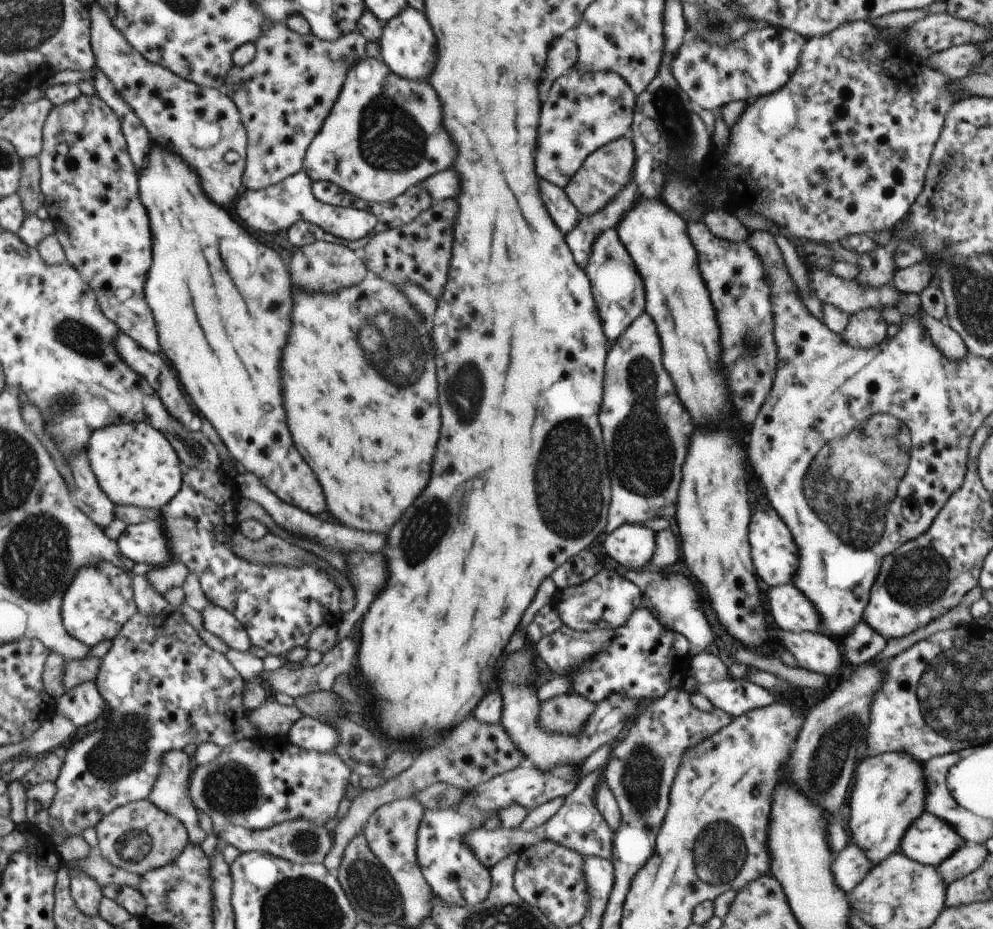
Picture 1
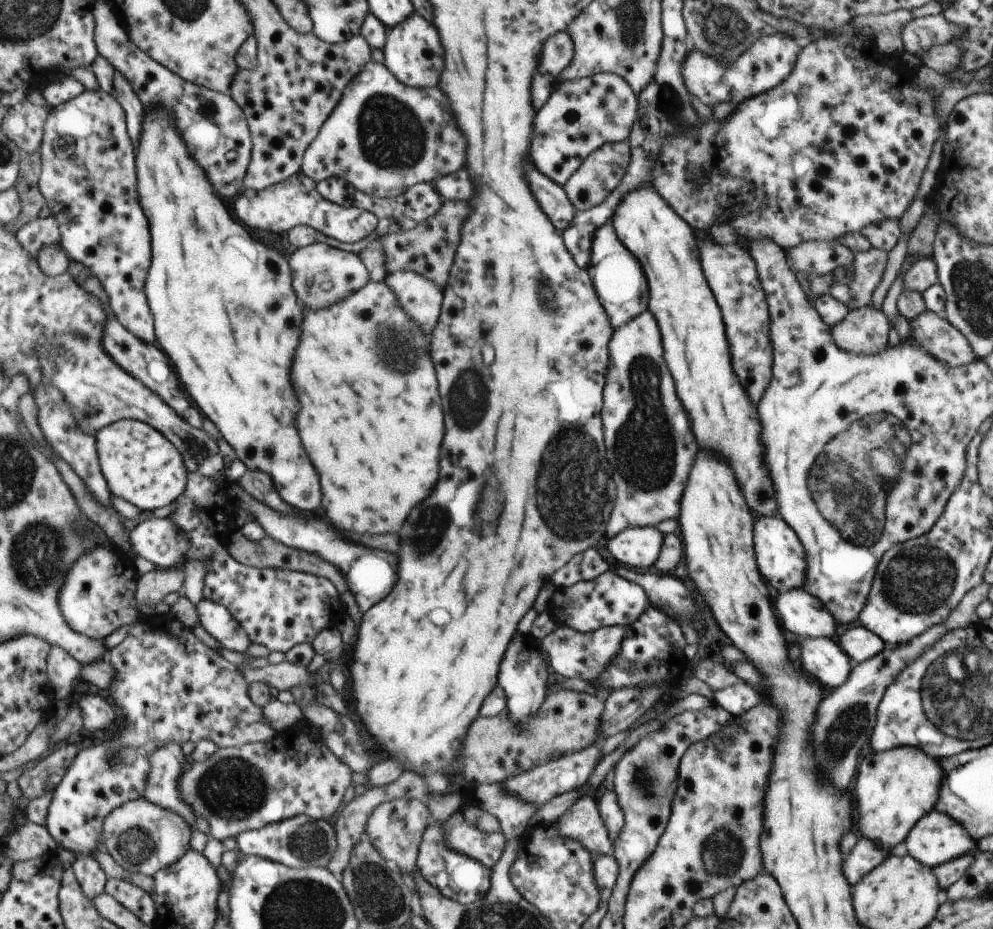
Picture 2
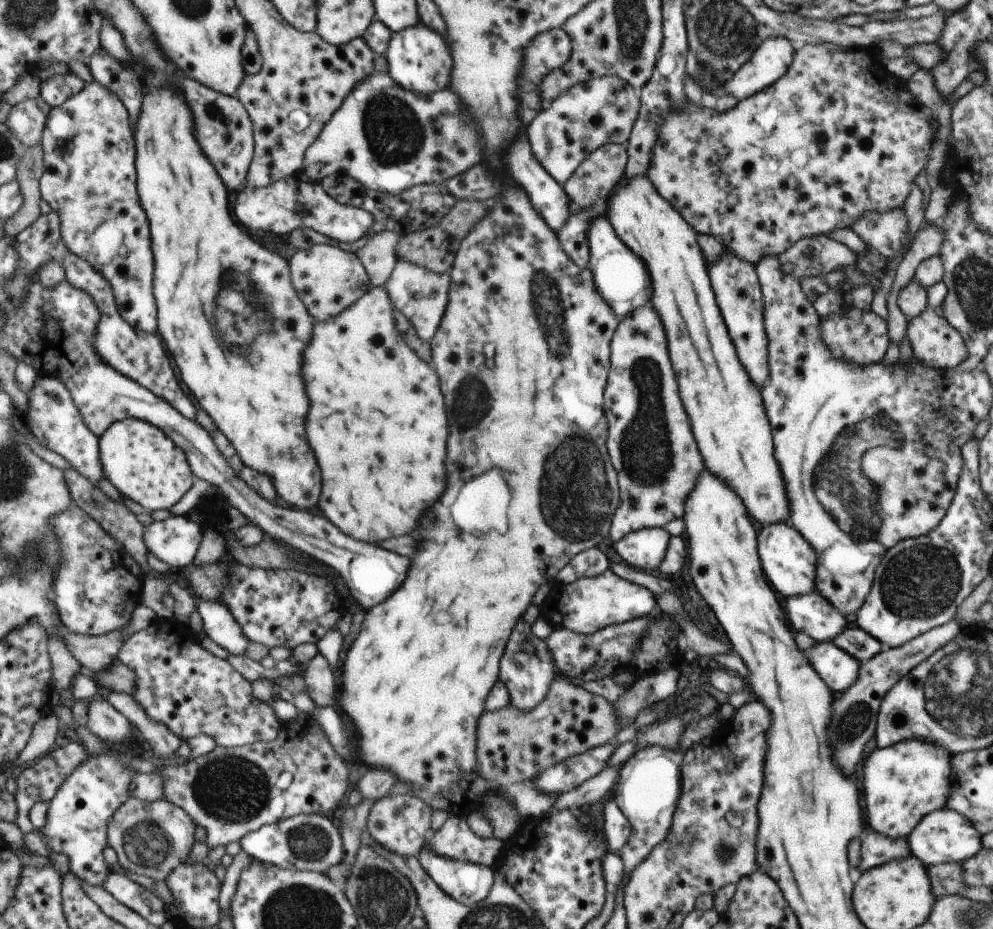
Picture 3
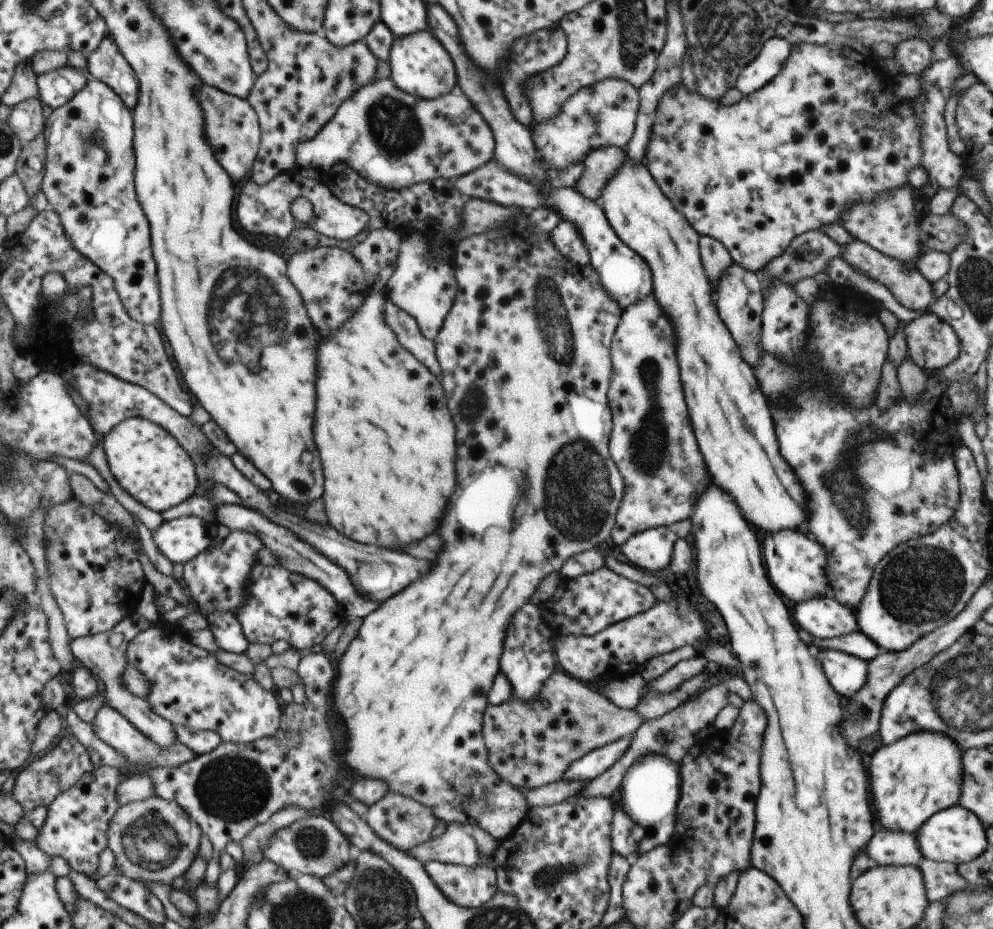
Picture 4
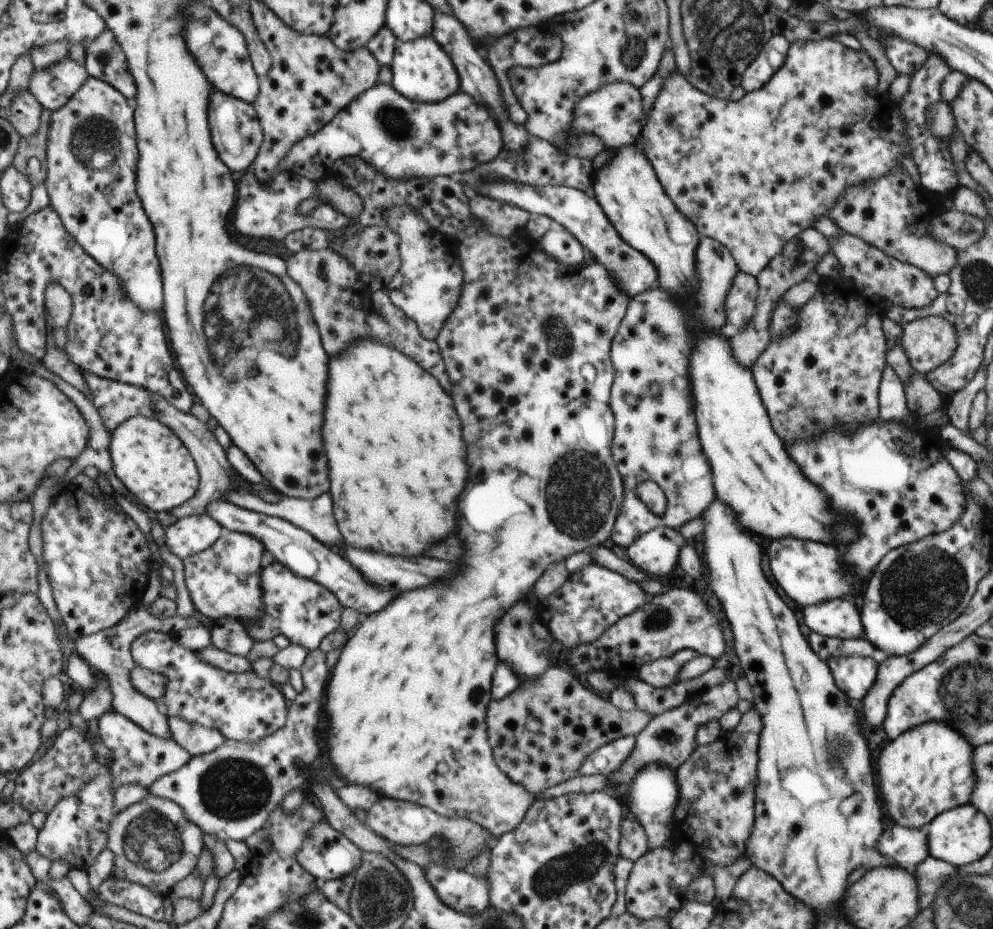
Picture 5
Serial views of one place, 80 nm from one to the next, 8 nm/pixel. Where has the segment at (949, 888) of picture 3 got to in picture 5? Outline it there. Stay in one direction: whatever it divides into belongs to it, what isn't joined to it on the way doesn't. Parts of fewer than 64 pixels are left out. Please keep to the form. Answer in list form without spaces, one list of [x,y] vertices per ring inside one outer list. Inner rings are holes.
[[[929,855],[920,862],[913,871],[913,876],[919,886],[919,910],[929,908],[933,902],[936,890],[948,881],[955,872],[955,867],[945,861]]]

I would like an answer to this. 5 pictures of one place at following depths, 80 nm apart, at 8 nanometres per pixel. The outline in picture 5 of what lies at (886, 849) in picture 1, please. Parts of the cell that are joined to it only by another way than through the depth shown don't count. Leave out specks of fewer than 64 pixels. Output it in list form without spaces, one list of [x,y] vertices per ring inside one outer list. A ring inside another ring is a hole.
[[[929,721],[906,730],[894,738],[879,754],[877,778],[884,809],[895,825],[924,828],[938,814],[969,804],[975,786],[971,765],[974,746],[969,739],[945,721]]]

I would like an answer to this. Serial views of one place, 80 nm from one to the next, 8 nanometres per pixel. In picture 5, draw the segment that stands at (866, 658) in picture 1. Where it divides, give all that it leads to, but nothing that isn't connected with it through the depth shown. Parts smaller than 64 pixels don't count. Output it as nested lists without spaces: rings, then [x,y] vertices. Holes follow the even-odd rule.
[[[810,631],[807,638],[811,638],[811,646],[815,646],[815,654],[826,661],[828,657],[877,657],[877,651],[869,640],[861,638],[842,639],[824,637]]]

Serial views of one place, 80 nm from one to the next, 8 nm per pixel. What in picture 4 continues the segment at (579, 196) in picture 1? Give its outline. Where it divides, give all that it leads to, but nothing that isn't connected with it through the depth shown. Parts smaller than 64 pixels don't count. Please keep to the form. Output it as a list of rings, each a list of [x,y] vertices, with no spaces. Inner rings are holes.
[[[604,147],[590,150],[583,158],[584,172],[576,182],[575,189],[585,198],[597,200],[600,190],[614,175],[614,170],[626,158],[625,150],[618,147]]]

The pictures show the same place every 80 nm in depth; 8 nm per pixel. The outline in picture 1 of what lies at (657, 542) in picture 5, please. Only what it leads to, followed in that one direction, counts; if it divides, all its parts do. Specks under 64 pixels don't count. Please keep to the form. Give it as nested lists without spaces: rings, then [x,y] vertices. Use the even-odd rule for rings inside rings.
[[[622,525],[603,540],[604,555],[622,570],[641,570],[654,555],[654,539],[655,533],[643,525]]]

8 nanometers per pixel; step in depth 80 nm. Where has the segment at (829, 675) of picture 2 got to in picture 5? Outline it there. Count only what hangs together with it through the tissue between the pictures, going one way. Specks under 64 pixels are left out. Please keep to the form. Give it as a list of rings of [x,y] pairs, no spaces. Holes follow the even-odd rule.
[[[828,657],[825,661],[830,667],[838,689],[850,695],[851,700],[860,702],[877,680],[877,657]]]

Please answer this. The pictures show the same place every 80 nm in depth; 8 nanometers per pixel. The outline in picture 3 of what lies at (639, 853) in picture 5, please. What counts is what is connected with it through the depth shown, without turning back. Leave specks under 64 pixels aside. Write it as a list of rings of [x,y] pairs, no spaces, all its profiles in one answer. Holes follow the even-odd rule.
[[[612,796],[601,802],[602,836],[606,840],[606,846],[611,852],[617,852],[626,845],[627,839],[632,835],[630,821],[626,815],[619,810],[618,805],[613,801]]]

